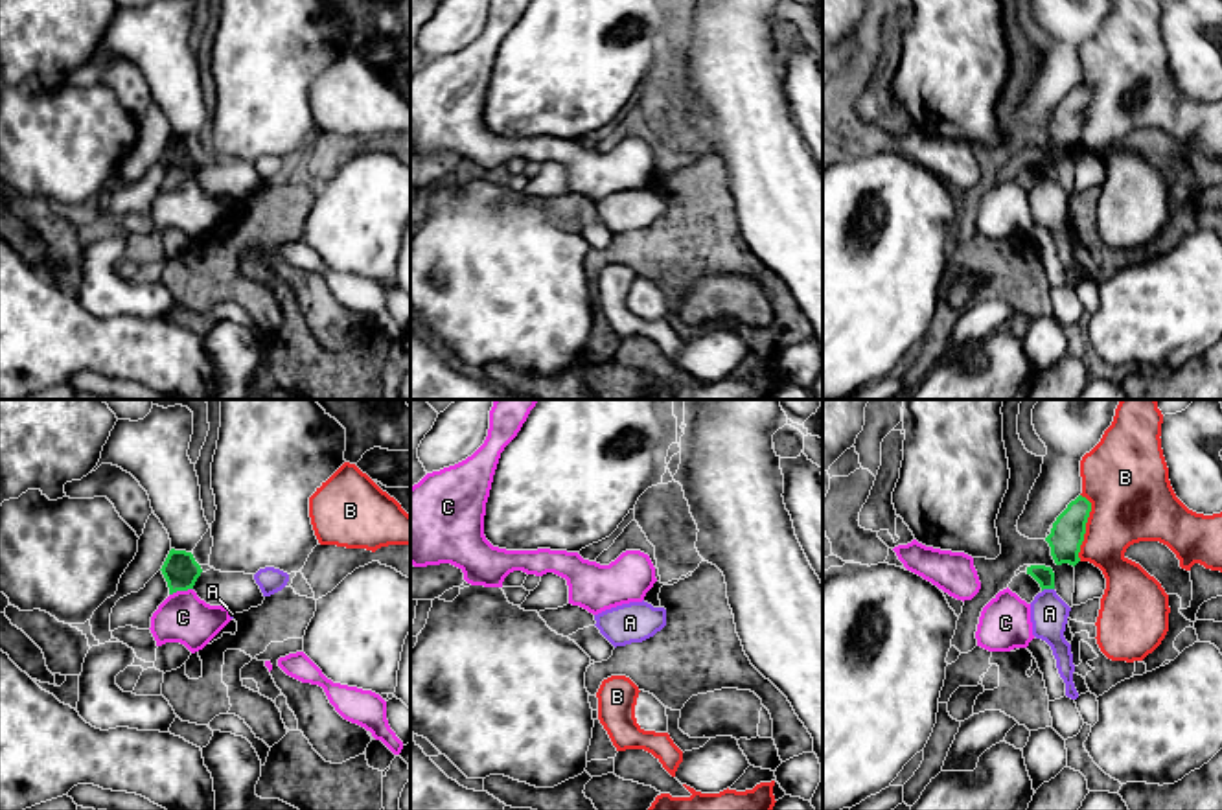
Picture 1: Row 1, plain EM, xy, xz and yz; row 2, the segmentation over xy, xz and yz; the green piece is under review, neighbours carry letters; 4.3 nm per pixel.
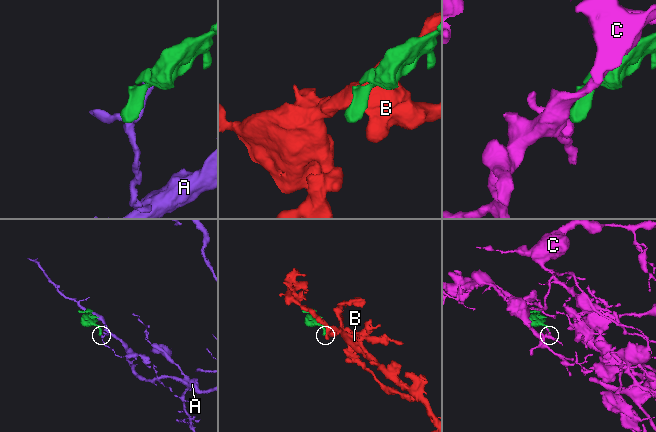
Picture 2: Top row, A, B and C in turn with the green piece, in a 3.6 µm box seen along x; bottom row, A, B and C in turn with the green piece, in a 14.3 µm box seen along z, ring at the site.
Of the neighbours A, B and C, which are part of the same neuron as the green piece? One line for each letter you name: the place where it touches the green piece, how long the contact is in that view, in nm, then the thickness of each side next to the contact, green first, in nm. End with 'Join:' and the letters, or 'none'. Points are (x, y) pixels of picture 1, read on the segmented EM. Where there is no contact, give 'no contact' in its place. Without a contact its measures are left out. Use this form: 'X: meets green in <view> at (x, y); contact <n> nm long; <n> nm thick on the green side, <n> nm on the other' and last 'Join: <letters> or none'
Join: none

